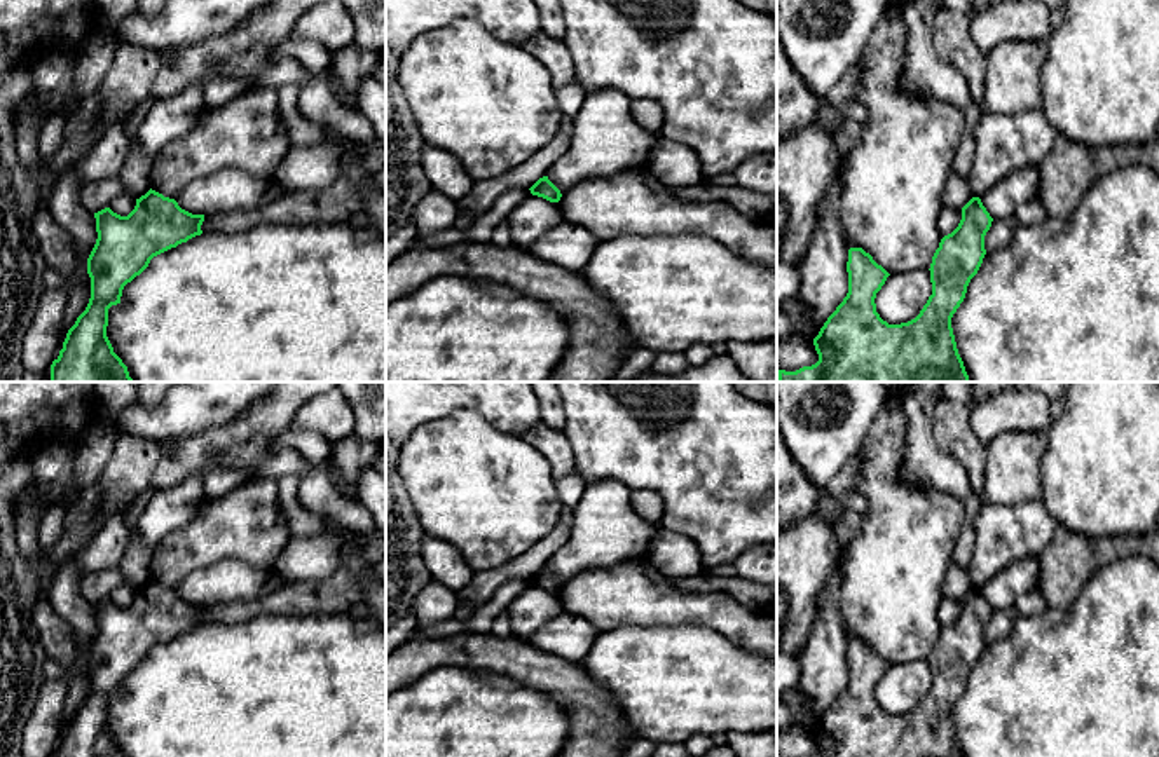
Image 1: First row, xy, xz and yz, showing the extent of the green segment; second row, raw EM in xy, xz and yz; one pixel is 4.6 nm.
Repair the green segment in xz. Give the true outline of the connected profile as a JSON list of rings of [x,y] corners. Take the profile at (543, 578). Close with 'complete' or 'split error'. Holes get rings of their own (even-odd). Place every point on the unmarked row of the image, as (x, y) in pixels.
[[[548,567],[539,569],[529,581],[532,586],[543,588],[550,593],[559,593],[562,588],[560,581],[548,570]]]; complete

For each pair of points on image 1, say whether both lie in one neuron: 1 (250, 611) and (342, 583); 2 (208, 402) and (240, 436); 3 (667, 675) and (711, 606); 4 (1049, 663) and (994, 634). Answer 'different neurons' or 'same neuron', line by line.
1: same neuron
2: different neurons
3: different neurons
4: different neurons

